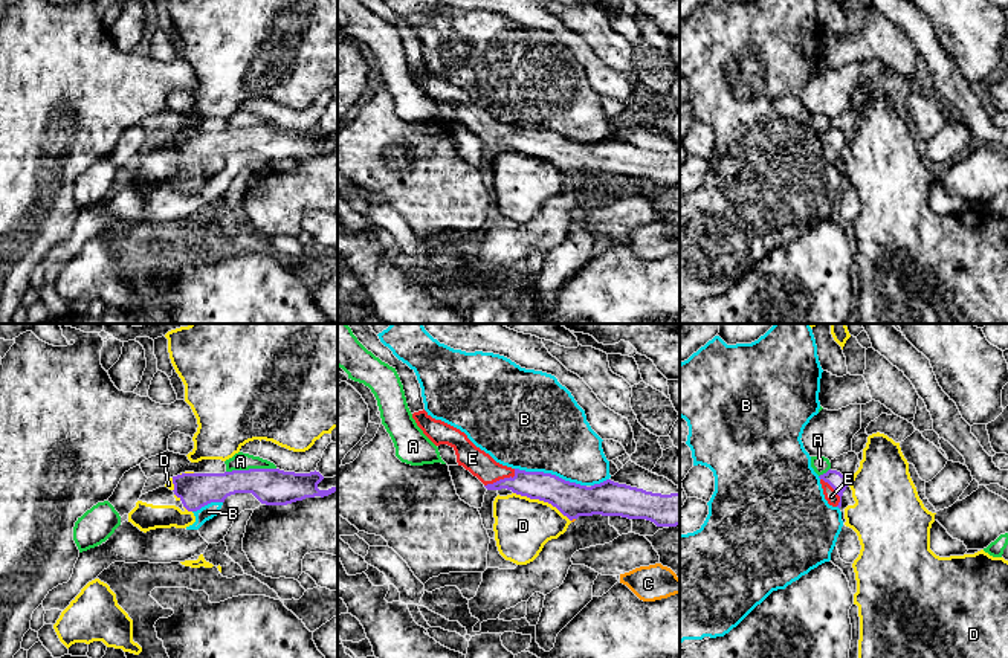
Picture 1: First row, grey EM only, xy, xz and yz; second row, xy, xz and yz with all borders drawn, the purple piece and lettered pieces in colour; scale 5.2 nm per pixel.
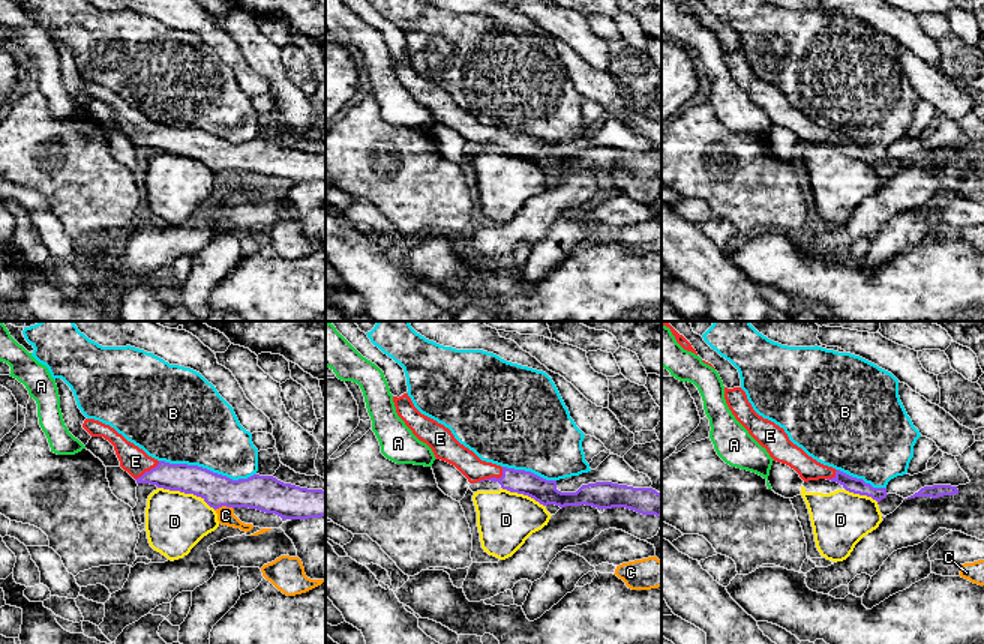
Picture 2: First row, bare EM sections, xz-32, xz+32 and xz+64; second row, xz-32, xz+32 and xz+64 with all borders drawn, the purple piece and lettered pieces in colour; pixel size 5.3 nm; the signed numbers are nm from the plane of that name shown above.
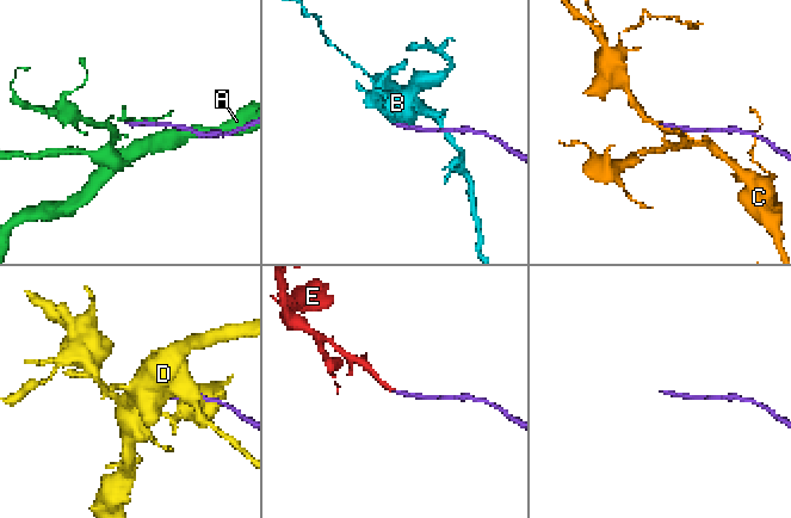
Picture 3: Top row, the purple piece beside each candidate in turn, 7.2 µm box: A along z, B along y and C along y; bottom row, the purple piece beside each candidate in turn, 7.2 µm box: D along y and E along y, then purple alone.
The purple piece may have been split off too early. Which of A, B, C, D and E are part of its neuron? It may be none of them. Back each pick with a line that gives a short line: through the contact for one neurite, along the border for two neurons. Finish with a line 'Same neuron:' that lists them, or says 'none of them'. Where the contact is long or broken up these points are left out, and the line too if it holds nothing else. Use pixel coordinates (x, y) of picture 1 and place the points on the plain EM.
E: Line: xz (547, 145), (501, 138), (472, 116)
Same neuron: E

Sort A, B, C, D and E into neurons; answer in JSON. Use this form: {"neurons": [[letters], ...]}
{"neurons": [["A"], ["B"], ["C"], ["D"], ["E"]]}

